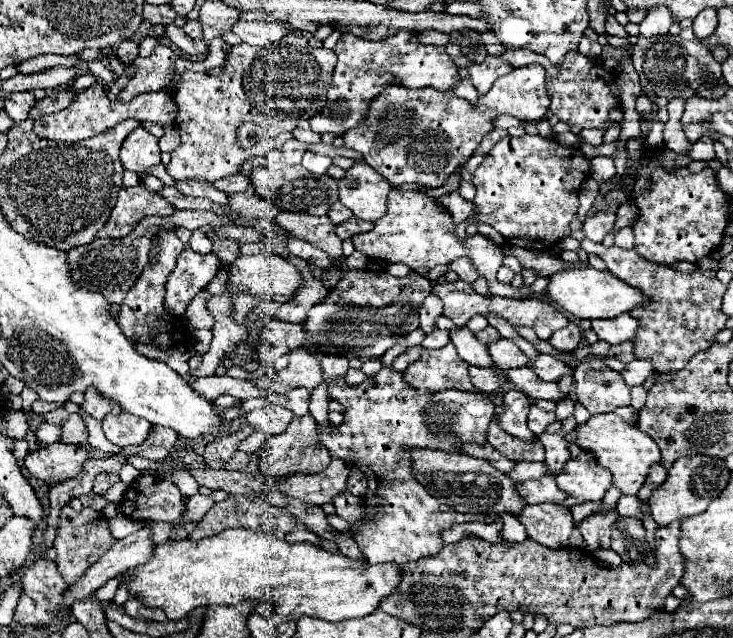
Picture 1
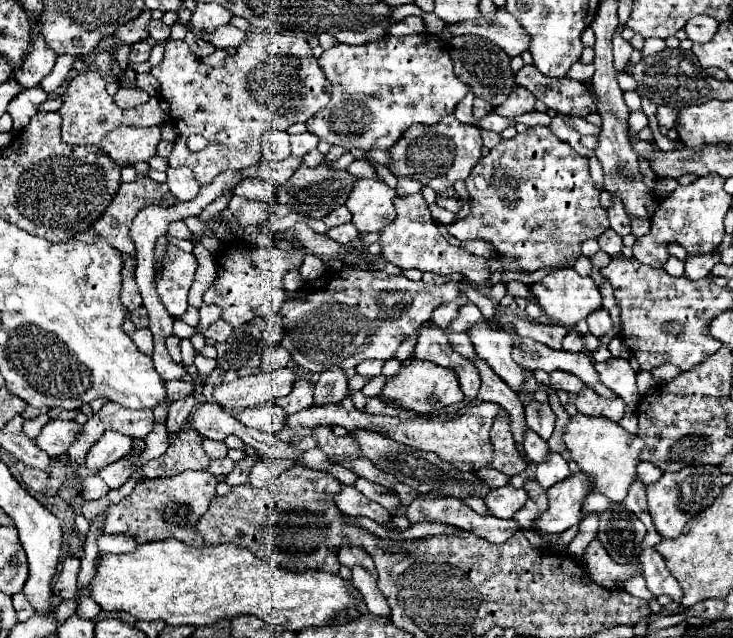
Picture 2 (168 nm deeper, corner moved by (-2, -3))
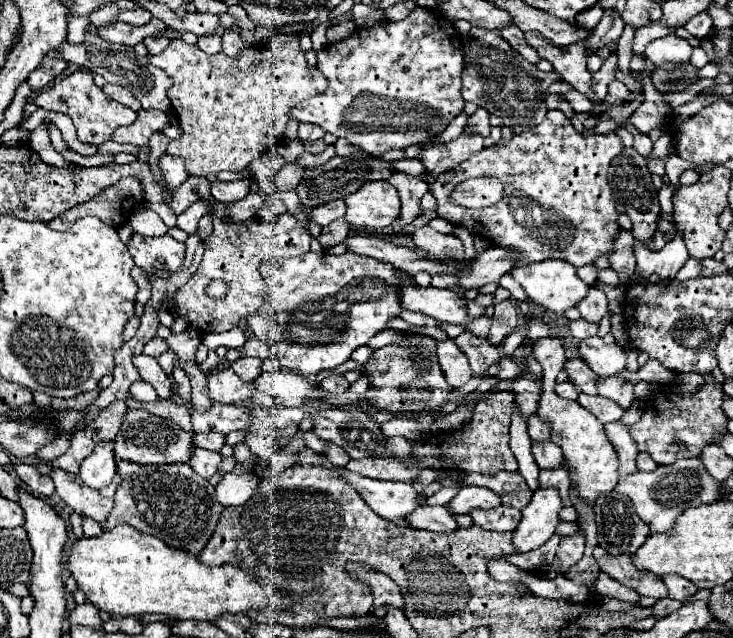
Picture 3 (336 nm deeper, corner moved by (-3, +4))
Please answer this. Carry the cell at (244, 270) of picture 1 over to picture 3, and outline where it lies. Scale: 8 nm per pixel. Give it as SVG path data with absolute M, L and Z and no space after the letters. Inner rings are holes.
M217 201L213 207L213 233L203 241L203 261L197 267L197 271L189 277L189 281L183 287L179 287L171 297L171 313L175 317L185 317L189 327L197 329L201 335L231 331L239 325L239 321L257 313L259 307L263 307L263 301L267 299L263 265L277 259L303 255L309 251L311 241L311 235L303 227L303 223L289 213L279 215L275 223L267 223L261 219L231 223L225 219L225 211L227 205ZM213 279L223 279L227 283L225 297L215 299L207 295L207 287Z

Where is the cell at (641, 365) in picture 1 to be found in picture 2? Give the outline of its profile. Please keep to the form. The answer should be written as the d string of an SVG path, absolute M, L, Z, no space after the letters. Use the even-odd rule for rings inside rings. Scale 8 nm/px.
M610 358L604 364L594 364L600 380L614 394L618 394L626 406L636 406L640 402L640 394L636 390L636 372L632 370L628 360Z

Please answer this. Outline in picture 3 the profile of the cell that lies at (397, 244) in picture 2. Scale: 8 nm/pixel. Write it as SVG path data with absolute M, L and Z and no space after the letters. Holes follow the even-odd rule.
M423 225L413 233L413 243L417 249L427 251L435 259L463 259L463 243L455 235L443 235Z

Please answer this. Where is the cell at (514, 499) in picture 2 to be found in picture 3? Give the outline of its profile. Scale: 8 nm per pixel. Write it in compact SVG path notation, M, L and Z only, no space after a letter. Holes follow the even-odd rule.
M461 487L459 493L449 501L449 511L453 515L469 515L475 509L493 509L501 505L501 497L487 487Z

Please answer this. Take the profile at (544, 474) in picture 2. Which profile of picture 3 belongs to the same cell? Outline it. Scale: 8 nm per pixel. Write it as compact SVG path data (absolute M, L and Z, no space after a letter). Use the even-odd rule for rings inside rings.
M559 467L559 469L547 469L539 473L539 489L547 489L547 487L555 487L561 495L563 495L563 505L571 507L571 499L569 499L569 475L567 475L567 467Z

